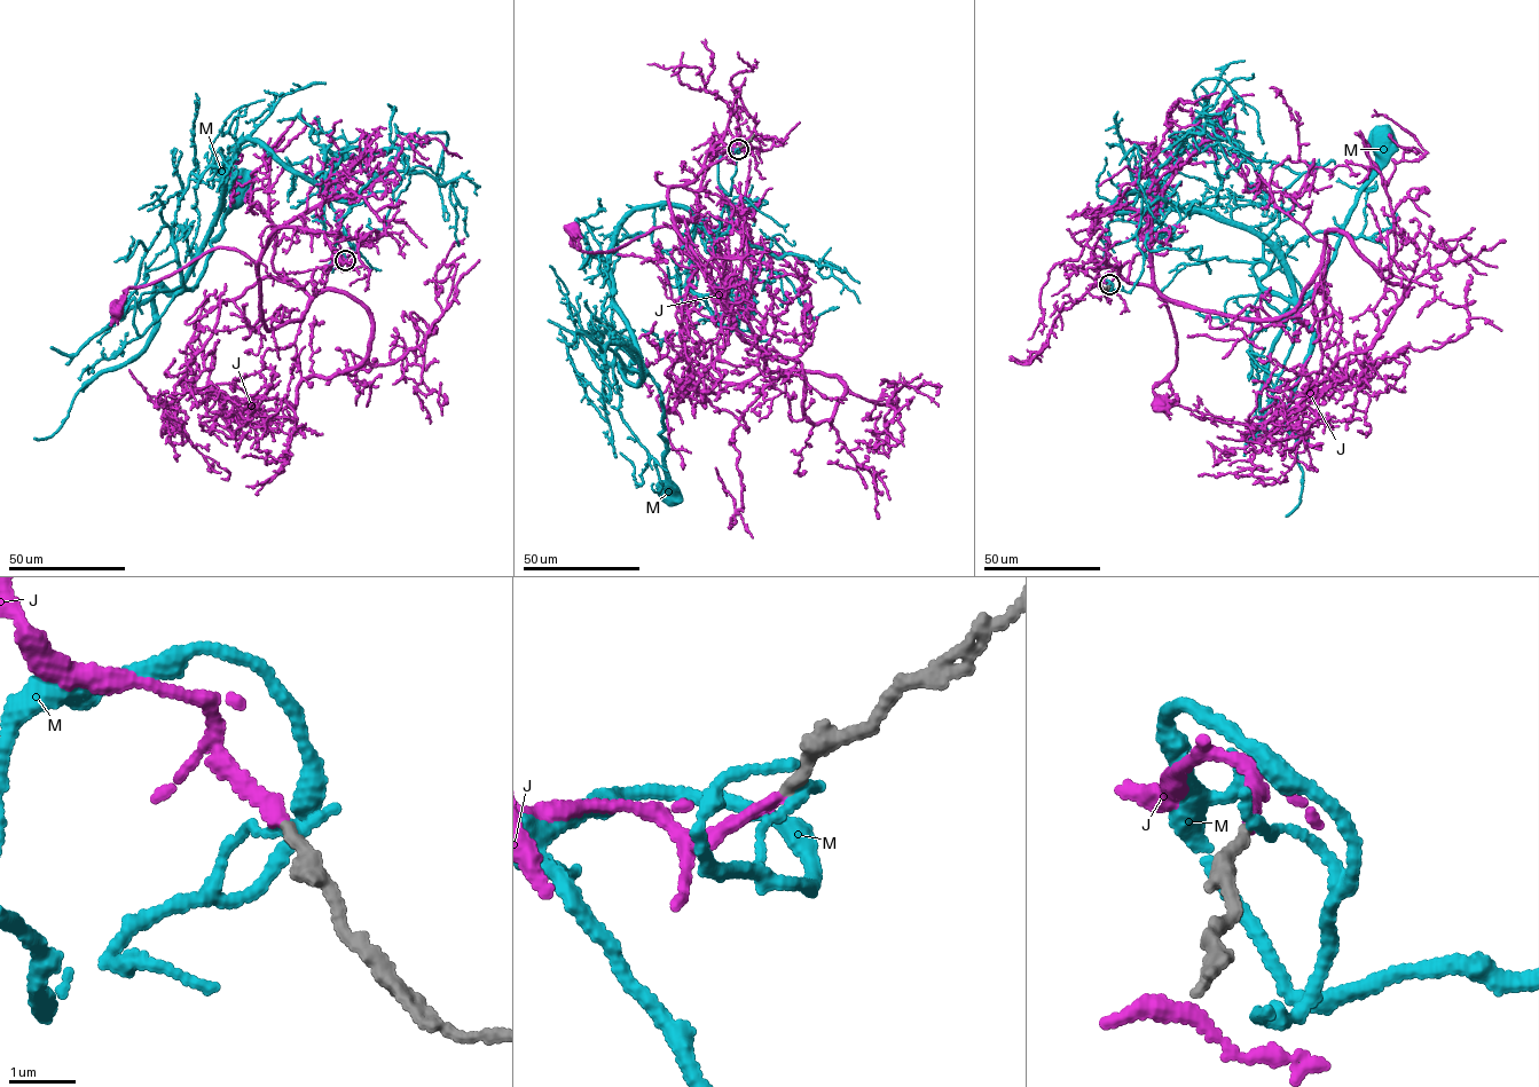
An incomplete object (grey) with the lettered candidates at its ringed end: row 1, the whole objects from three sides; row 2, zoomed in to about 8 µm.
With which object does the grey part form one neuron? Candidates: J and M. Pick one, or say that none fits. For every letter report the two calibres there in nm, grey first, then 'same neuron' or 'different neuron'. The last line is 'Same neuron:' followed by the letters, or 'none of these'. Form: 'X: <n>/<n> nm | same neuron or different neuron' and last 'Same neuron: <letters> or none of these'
J: 180/200 nm | same neuron
M: 240/170 nm | different neuron
Same neuron: J

